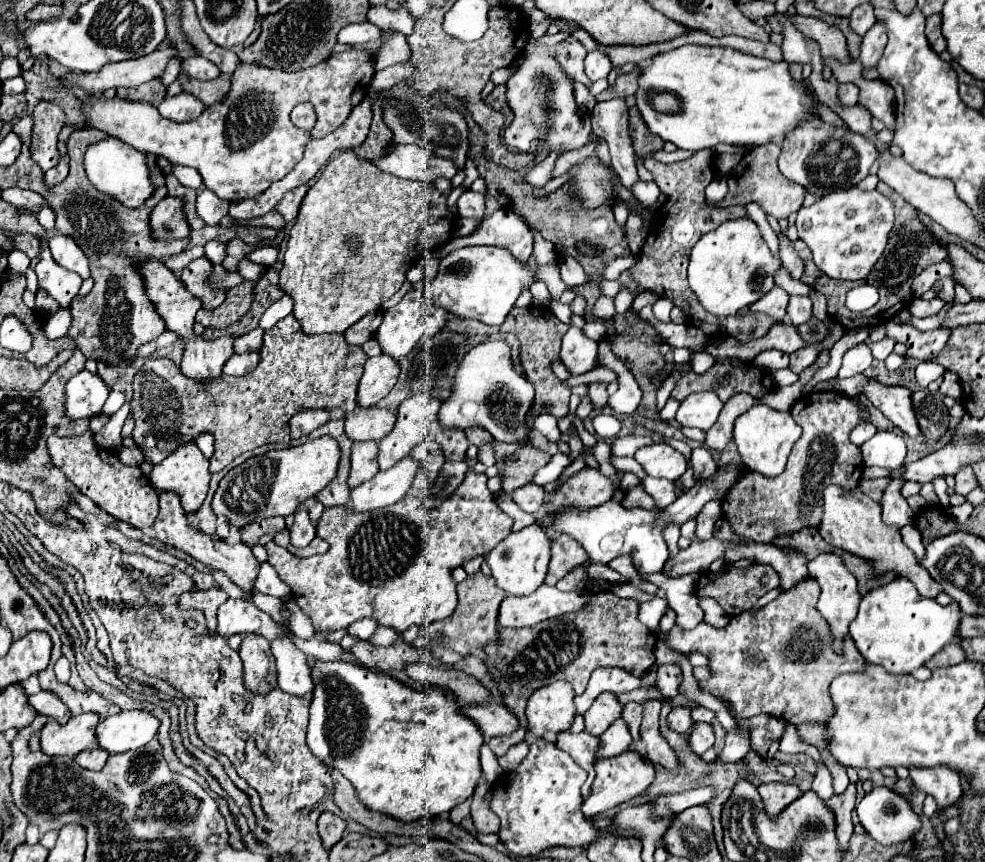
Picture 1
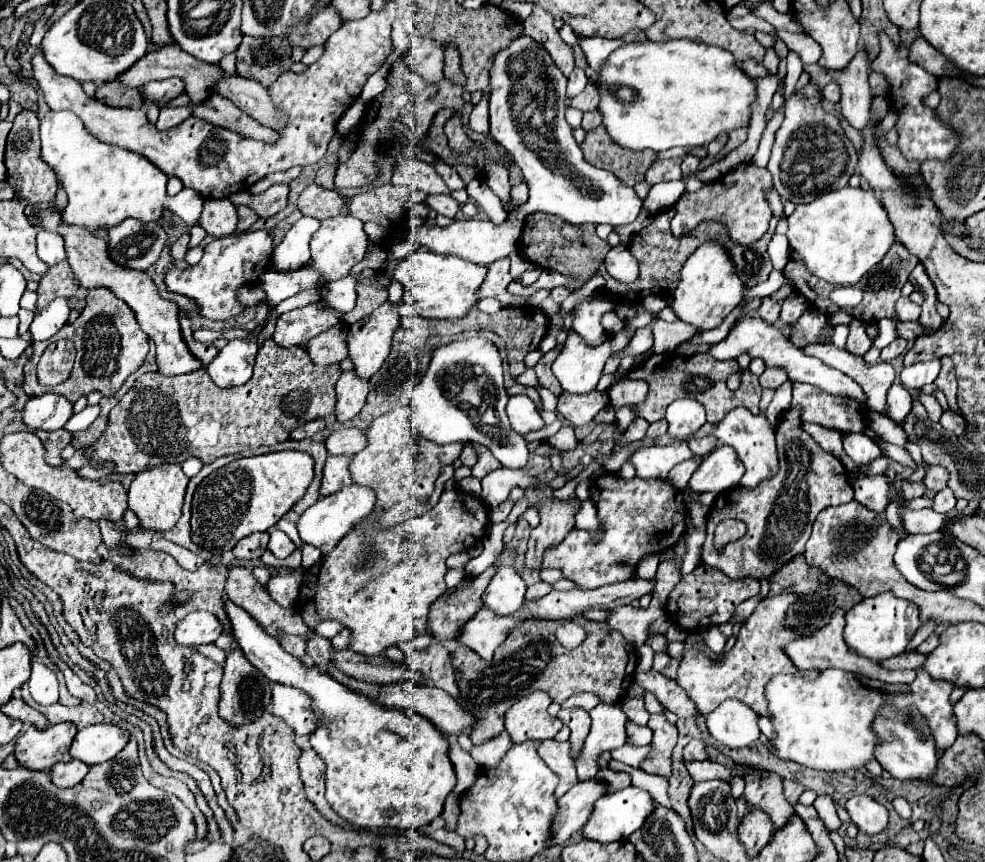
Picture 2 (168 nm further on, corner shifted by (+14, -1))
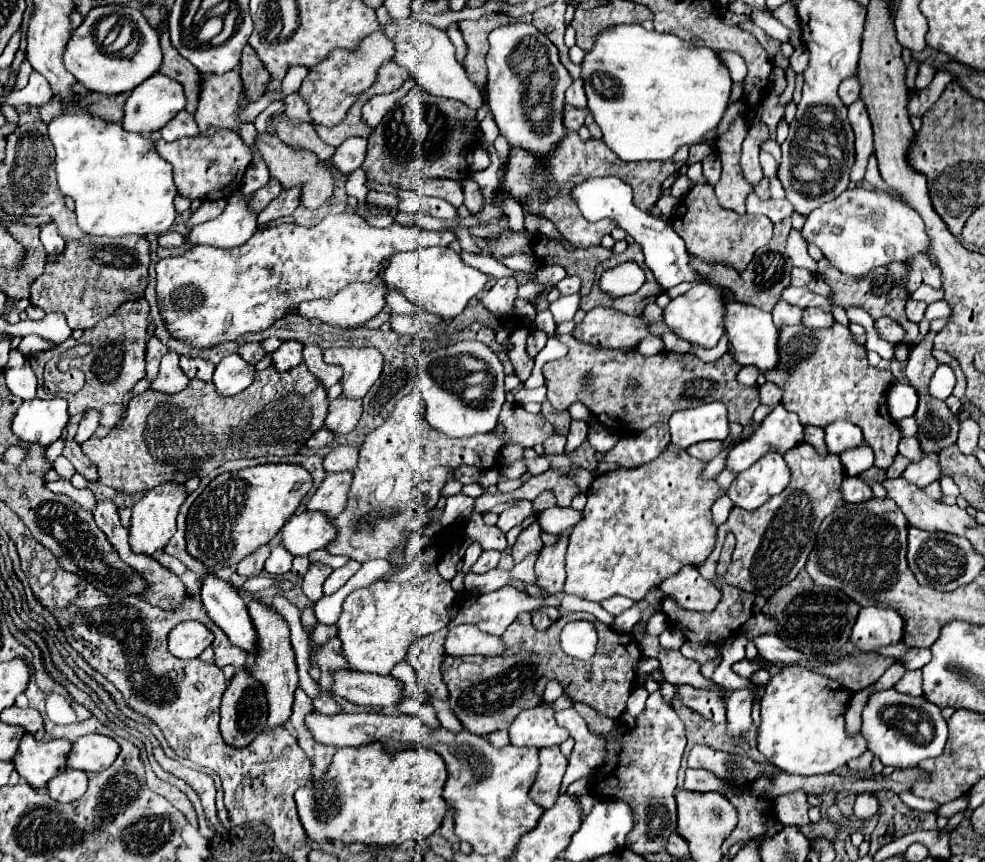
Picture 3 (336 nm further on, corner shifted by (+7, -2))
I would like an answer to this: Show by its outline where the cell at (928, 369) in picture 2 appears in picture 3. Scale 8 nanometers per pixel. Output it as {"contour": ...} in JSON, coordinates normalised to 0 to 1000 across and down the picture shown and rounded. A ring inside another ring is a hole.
{"contour":[[[953,422],[951,429],[947,432],[945,436],[945,443],[943,443],[943,457],[947,462],[953,462],[953,464],[959,464],[965,452],[970,448],[970,434],[968,429],[961,425],[961,422]]]}

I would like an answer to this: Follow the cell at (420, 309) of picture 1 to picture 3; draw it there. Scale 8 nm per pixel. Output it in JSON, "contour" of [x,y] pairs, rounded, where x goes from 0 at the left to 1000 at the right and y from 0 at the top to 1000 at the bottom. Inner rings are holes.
{"contour":[[[332,404],[330,420],[348,425],[346,445],[352,462],[369,462],[389,427],[389,413],[383,404]]]}

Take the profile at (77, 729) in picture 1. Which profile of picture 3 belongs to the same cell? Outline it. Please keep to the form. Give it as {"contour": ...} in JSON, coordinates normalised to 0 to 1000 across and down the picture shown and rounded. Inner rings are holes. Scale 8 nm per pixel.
{"contour":[[[25,852],[13,886],[21,903],[25,903],[34,914],[46,914],[54,900],[66,896],[70,870],[72,861],[66,856],[36,858]]]}

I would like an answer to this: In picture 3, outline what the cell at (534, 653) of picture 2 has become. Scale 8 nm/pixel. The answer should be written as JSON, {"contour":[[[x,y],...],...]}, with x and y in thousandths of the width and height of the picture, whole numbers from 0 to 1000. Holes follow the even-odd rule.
{"contour":[[[529,710],[513,731],[511,742],[517,752],[511,761],[452,761],[448,780],[458,805],[458,824],[476,849],[494,854],[503,847],[517,845],[529,824],[551,817],[553,812],[543,803],[543,796],[547,787],[557,787],[568,791],[574,807],[580,812],[592,814],[618,833],[628,833],[635,826],[637,810],[647,789],[643,775],[651,766],[651,754],[647,745],[641,749],[641,735],[622,733],[620,726],[608,719],[602,719],[602,724],[606,726],[608,747],[604,761],[596,768],[576,761],[568,749],[568,733],[574,726],[574,715],[563,719],[555,731],[545,731],[537,710]]]}

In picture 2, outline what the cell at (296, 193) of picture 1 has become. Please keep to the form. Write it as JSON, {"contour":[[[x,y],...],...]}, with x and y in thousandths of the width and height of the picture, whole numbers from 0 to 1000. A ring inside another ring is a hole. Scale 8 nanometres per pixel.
{"contour":[[[276,215],[266,226],[254,226],[252,222],[240,222],[231,231],[236,231],[238,238],[258,240],[258,245],[266,254],[272,254],[292,238],[292,215]]]}

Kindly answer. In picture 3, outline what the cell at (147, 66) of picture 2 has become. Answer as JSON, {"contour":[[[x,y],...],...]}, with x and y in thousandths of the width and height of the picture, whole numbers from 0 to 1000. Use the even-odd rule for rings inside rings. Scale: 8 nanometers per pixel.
{"contour":[[[239,81],[228,84],[224,88],[208,88],[204,86],[204,111],[202,111],[202,123],[198,130],[198,142],[202,146],[202,151],[208,151],[210,146],[222,146],[222,148],[235,148],[235,151],[243,151],[243,144],[247,139],[257,142],[261,137],[261,132],[265,132],[275,118],[278,117],[278,108],[269,109],[265,111],[261,118],[253,121],[247,130],[241,132],[241,116],[243,116],[243,107],[245,107],[245,93],[241,88]]]}

